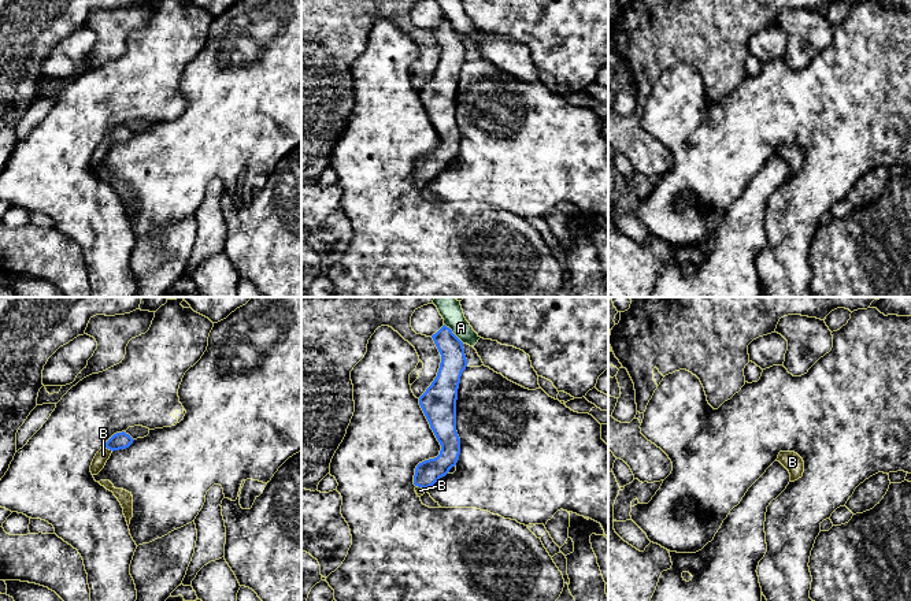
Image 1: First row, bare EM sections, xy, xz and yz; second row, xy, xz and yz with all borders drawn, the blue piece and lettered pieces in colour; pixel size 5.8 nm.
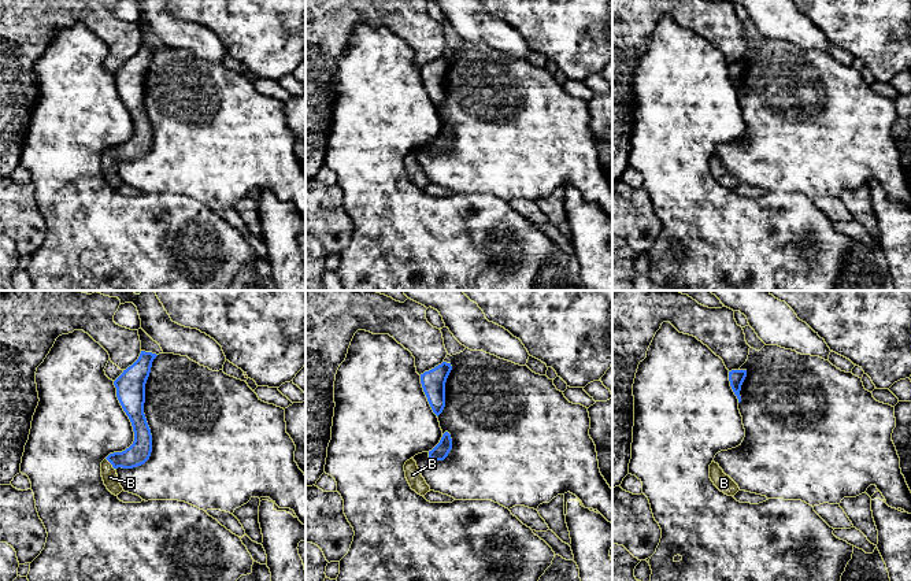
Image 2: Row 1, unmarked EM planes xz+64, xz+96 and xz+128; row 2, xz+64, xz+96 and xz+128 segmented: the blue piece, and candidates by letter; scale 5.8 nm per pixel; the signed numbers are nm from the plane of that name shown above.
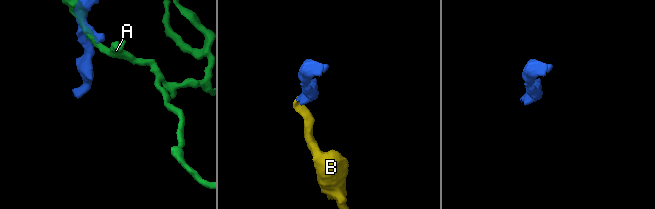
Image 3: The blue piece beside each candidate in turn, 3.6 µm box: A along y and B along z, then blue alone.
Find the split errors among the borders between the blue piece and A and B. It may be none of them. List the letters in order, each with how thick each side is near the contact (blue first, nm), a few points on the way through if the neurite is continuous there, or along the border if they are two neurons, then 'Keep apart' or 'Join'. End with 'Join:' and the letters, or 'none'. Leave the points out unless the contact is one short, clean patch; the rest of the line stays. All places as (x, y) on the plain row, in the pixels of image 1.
A: Thickness 150 nm (blue) against 130 nm. Boundary: xz (444, 17), (463, 36). Keep apart
B: Thickness 100 nm (blue) against 80 nm. Path across: xy (118, 134), (108, 141), (103, 148). Join
Join: B

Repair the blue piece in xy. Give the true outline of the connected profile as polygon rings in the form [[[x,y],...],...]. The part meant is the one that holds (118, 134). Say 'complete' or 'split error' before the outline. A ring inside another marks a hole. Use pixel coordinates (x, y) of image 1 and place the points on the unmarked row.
split error; [[[125,125],[114,127],[96,146],[90,159],[92,168],[97,168],[104,162],[114,144],[126,142],[133,134],[134,133]]]

